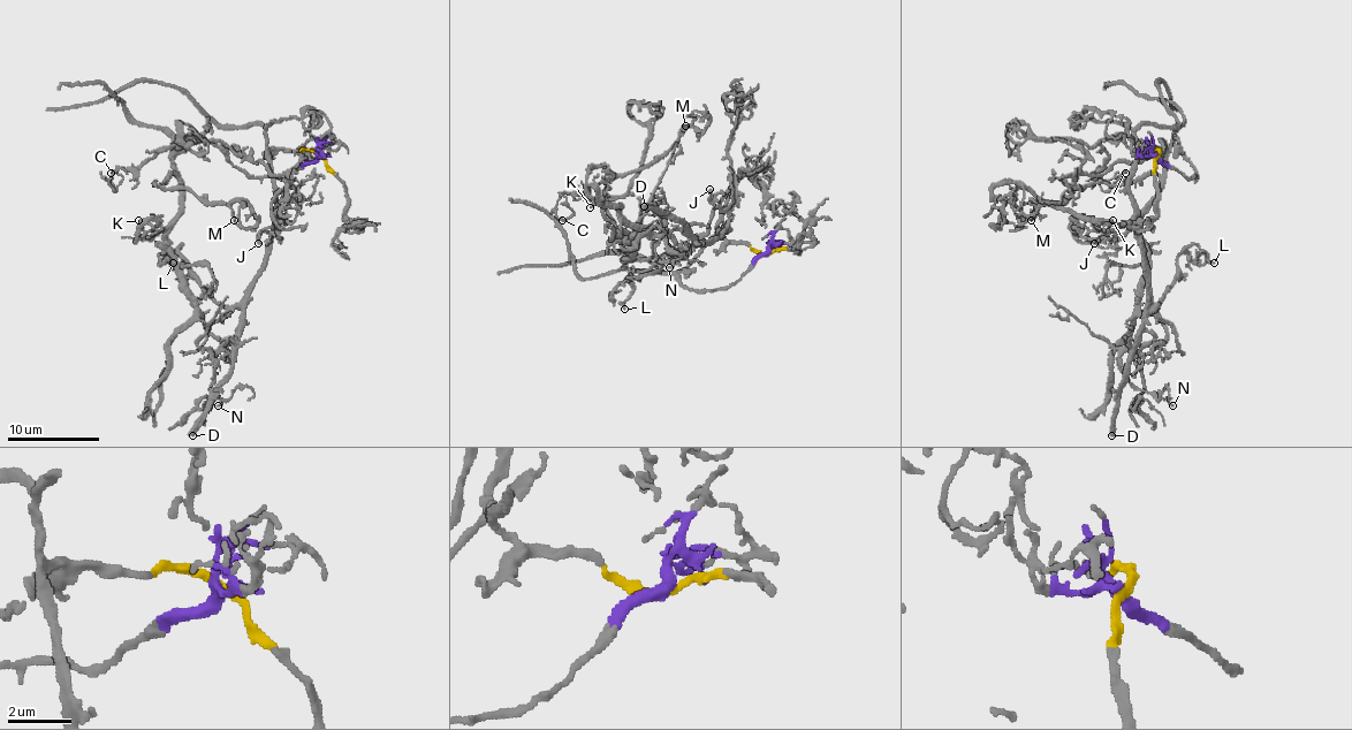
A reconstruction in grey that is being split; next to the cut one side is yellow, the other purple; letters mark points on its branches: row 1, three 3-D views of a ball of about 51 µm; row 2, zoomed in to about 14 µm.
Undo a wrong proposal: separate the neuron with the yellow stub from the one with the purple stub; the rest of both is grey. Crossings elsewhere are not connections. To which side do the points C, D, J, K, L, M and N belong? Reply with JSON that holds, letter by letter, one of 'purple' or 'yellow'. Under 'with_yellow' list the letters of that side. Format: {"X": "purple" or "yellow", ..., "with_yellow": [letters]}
{"C": "purple", "D": "yellow", "J": "yellow", "K": "purple", "L": "yellow", "M": "purple", "N": "yellow", "with_yellow": ["D", "J", "L", "N"]}

